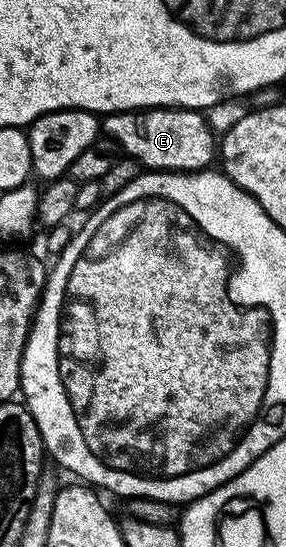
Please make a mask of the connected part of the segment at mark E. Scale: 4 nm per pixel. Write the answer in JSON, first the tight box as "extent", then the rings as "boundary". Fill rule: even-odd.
{"extent":[102,107,218,173],"boundary":[[[149,107],[146,111],[137,111],[134,122],[126,112],[109,114],[103,119],[102,130],[107,137],[118,140],[121,151],[127,157],[135,159],[149,171],[195,173],[209,169],[218,150],[216,139],[204,117],[201,111],[184,107]]]}

